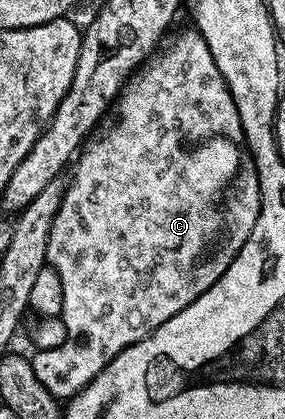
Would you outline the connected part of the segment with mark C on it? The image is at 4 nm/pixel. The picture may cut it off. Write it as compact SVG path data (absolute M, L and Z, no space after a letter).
M196 29L183 32L166 51L158 50L130 78L119 96L116 107L121 120L106 135L98 134L92 141L86 142L83 150L76 156L71 167L73 180L68 180L65 196L51 225L51 237L47 241L48 266L53 267L55 273L59 273L59 281L63 281L61 313L68 339L58 348L38 350L35 354L37 356L32 356L31 362L35 369L35 377L39 377L39 385L43 385L43 389L47 389L47 393L54 395L58 401L68 401L74 395L78 395L123 349L159 329L163 321L175 317L175 313L187 309L189 303L193 303L207 289L211 289L211 285L215 285L215 281L223 277L226 269L238 262L247 237L251 237L251 229L255 229L255 221L261 208L261 186L257 183L257 166L253 164L253 158L245 148L245 138L239 125L235 101L215 65L215 57L211 57L211 49L207 49L207 41L203 41Z

